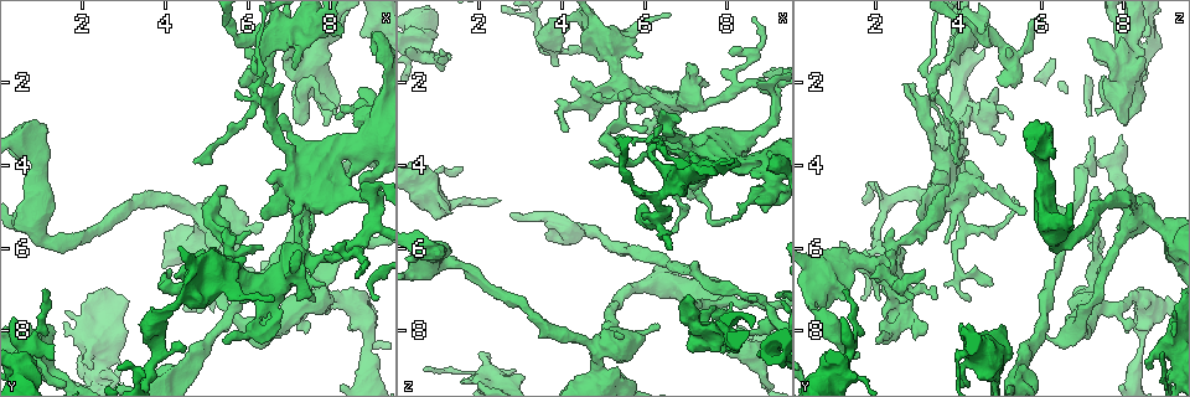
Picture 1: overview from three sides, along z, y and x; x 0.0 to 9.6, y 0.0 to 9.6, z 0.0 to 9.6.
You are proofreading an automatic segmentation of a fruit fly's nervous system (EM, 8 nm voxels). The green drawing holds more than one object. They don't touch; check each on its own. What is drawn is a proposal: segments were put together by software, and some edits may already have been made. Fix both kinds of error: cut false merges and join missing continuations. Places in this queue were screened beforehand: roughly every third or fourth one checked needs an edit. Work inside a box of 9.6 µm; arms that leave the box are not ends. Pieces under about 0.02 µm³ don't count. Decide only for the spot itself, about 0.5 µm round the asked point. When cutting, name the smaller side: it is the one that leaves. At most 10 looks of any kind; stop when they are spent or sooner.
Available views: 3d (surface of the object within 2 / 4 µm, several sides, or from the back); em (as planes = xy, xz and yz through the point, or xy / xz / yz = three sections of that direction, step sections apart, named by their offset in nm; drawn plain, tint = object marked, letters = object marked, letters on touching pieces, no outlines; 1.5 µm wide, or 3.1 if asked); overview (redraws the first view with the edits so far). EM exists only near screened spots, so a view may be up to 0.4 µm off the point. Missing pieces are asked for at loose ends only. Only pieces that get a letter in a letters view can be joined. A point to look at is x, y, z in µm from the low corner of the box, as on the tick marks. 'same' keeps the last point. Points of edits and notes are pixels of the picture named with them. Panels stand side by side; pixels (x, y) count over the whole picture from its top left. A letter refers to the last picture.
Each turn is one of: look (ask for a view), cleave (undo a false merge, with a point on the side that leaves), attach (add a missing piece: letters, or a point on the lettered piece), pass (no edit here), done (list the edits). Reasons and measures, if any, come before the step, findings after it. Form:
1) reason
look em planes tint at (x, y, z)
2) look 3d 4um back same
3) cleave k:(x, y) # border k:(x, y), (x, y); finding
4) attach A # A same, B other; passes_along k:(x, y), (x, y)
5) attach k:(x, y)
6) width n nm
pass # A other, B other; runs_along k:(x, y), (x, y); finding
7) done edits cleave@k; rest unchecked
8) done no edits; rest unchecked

look 3d 4um at (8.65, 2.15, 4.90)

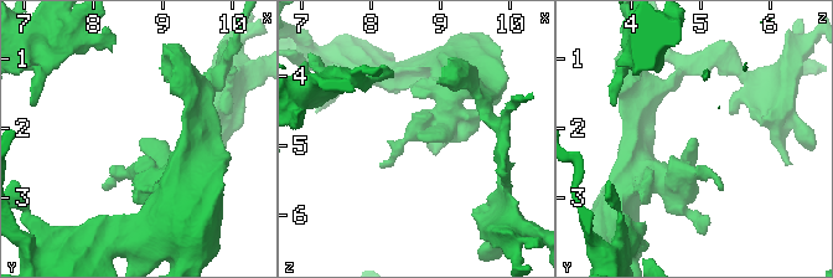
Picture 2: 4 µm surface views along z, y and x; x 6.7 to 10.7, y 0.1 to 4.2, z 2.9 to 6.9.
now the EM
look em planes letters at (8.70, 2.15, 4.80)

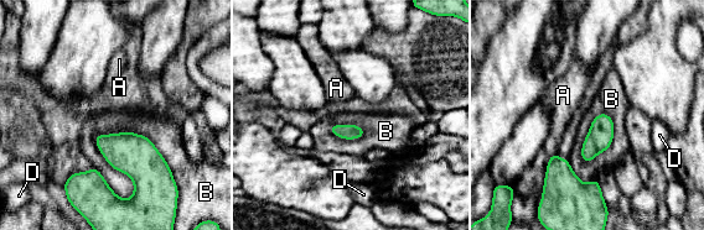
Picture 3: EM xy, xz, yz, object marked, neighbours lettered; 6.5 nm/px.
longest_contact B 500 nm
pass # A other, B other, D other; border 3:(94, 137), (141, 134), (167, 163); none of them fits

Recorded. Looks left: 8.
side arm on a straight run
look em xz step 4 plain at (6.30, 2.55, 3.35)

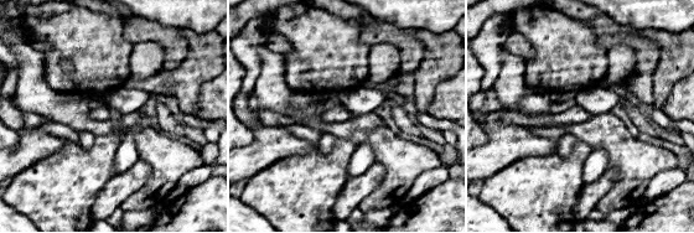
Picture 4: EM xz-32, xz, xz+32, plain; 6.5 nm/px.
look em xz step 4 letters same

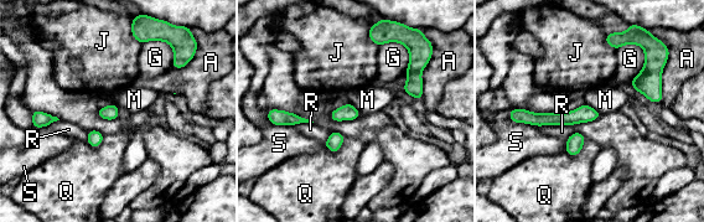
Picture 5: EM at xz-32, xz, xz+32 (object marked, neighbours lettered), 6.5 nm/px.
pass # A other, G other, J other, M other, Q other, R other, S other; border 5:(519, 122), (538, 127); continuous, no second cell

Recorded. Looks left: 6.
look em xy step 4 plain at (1.05, 3.00, 6.10)

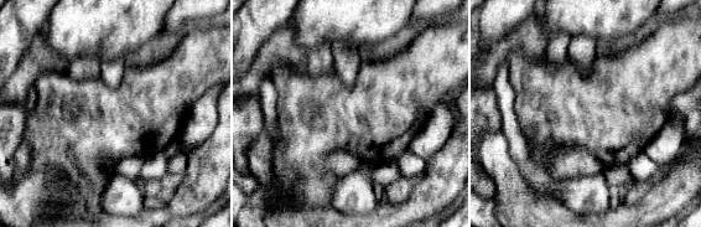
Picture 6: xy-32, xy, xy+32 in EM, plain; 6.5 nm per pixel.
see the neighbours
look em xy step 4 letters same

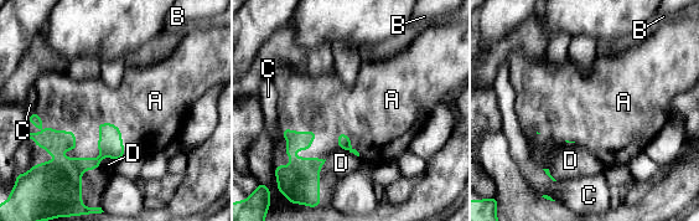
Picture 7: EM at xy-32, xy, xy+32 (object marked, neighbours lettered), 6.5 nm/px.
attach A # A same, B other, C other, D other; passes_along 7:(343, 140), (350, 142), (376, 113); it goes on there

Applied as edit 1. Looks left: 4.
an open end
look em planes letters at (7.20, 3.00, 7.95)

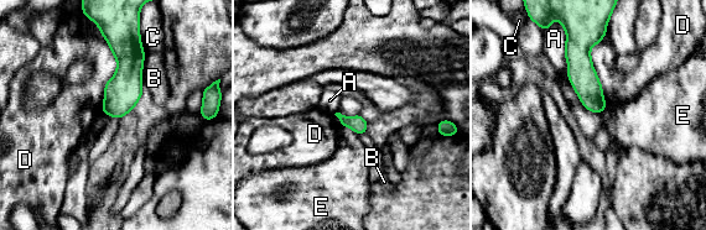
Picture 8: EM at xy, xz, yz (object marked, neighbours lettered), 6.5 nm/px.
pass # A other, B other, C other, D other, E other; runs_along 8:(583, 40), (583, 79), (598, 109); no lettered piece goes on from it

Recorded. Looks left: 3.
done edits attach@7; rest unchecked

